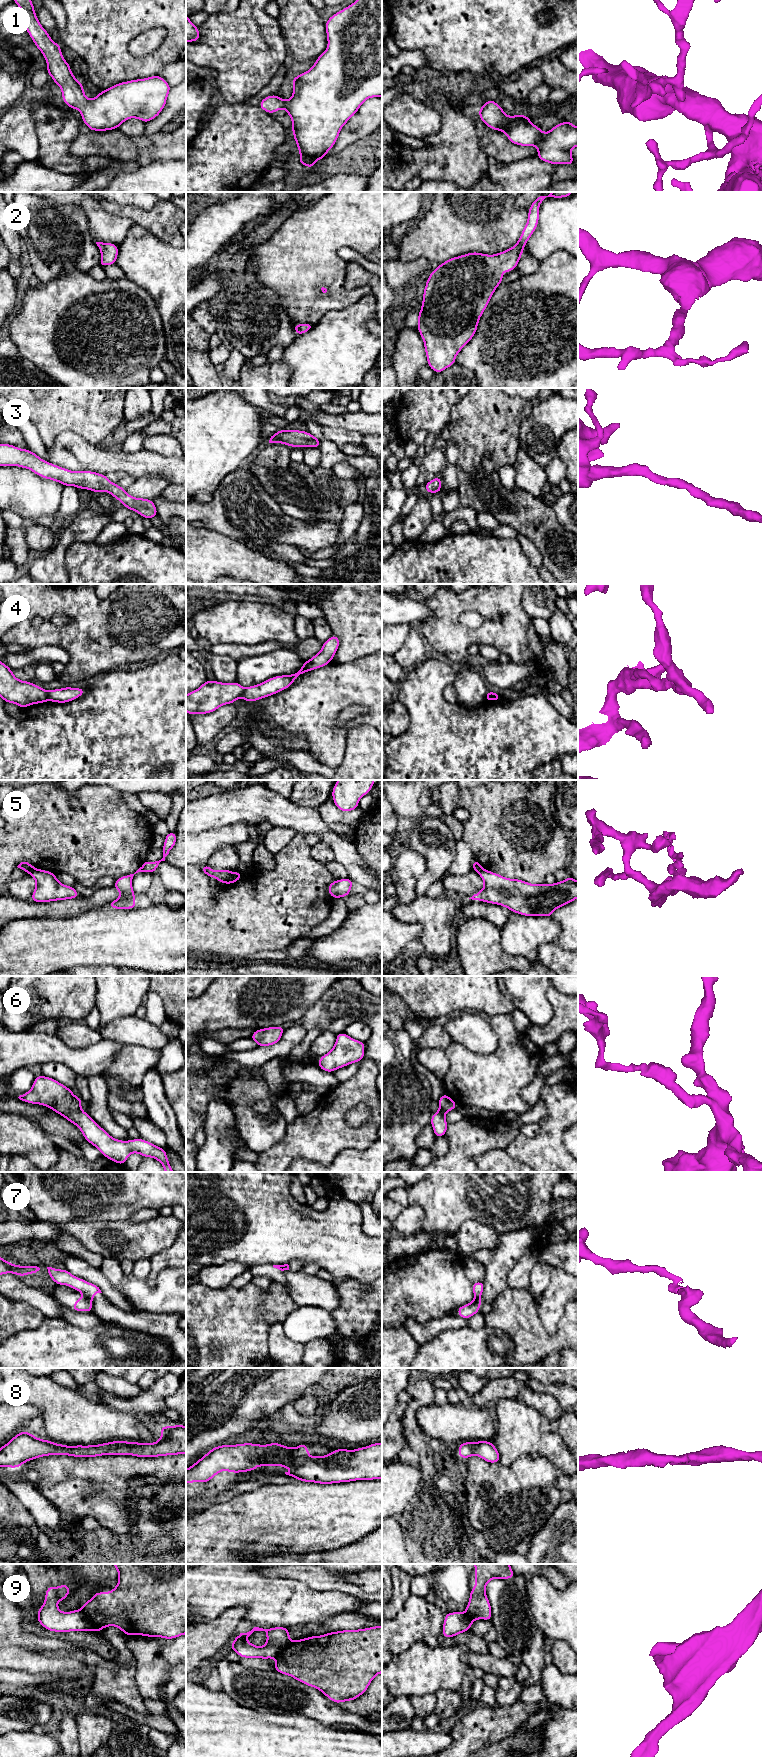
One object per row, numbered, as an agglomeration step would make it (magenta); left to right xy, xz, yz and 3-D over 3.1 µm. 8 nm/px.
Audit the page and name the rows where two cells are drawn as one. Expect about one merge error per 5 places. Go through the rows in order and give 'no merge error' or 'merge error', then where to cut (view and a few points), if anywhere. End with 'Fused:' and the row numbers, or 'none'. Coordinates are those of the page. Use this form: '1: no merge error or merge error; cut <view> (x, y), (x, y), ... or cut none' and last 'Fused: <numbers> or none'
1: no merge error; cut none
2: no merge error; cut none
3: no merge error; cut none
4: merge error; cut xy (47, 691), (48, 699)
5: merge error; cut xz (232, 872), (225, 883)
6: no merge error; cut none
7: merge error; cut xy (84, 1295), (90, 1299)
8: no merge error; cut none
9: merge error; cut xy (80, 1610), (100, 1630)
Fused: 4, 5, 7, 9

